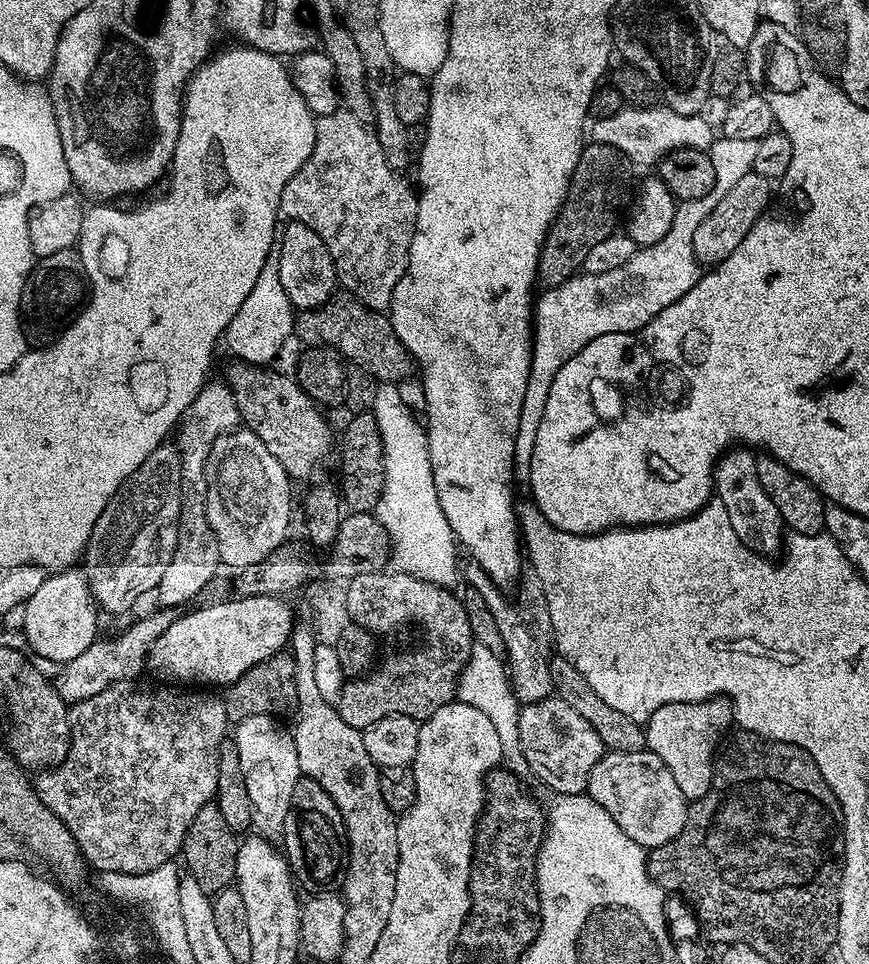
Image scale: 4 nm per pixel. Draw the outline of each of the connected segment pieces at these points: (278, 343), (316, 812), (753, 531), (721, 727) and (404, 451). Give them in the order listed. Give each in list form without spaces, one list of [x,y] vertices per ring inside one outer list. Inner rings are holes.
[[[270,262],[262,266],[262,274],[258,274],[258,282],[254,282],[254,290],[246,302],[234,314],[226,333],[228,348],[233,352],[233,357],[246,364],[258,364],[268,366],[273,363],[272,359],[279,354],[287,342],[288,336],[294,332],[294,309],[290,298],[286,298],[286,290],[282,290],[282,282],[278,274],[278,266]]]
[[[302,778],[294,786],[291,812],[285,820],[282,851],[301,889],[309,888],[309,893],[319,894],[339,889],[343,885],[344,875],[348,872],[348,835],[344,829],[342,814],[338,806],[334,806],[334,798],[330,798],[330,794],[326,794],[326,790],[318,786],[318,782]]]
[[[736,446],[723,453],[716,461],[714,496],[715,499],[722,502],[722,506],[726,506],[726,515],[730,517],[730,526],[734,526],[734,534],[738,534],[738,538],[747,548],[752,552],[759,552],[761,556],[771,557],[773,554],[779,553],[785,543],[786,525],[784,519],[778,514],[778,506],[774,506],[774,502],[770,502],[770,494],[766,494],[766,490],[762,490],[762,482],[758,482],[756,458],[757,453],[746,446]]]
[[[727,699],[670,702],[666,706],[658,706],[658,710],[648,716],[643,725],[644,742],[647,751],[658,754],[658,758],[666,762],[666,770],[670,770],[670,774],[674,774],[674,782],[678,782],[678,790],[682,790],[682,794],[691,802],[702,798],[702,794],[710,790],[714,757],[725,739],[724,731],[733,724]]]
[[[384,382],[377,387],[376,397],[370,410],[378,422],[384,451],[384,493],[380,496],[374,514],[382,522],[390,541],[391,567],[419,580],[437,584],[440,588],[455,589],[458,545],[456,536],[450,530],[450,522],[446,522],[446,514],[442,514],[442,506],[438,502],[438,490],[434,490],[434,474],[430,466],[425,425],[421,417],[406,402],[402,402],[402,394],[398,394],[396,384],[392,382]]]

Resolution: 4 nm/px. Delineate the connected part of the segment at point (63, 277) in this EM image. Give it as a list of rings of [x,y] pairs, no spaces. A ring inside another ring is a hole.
[[[76,248],[58,250],[58,254],[39,257],[28,274],[28,281],[24,283],[22,312],[27,320],[23,325],[27,343],[32,348],[53,344],[57,336],[61,336],[65,328],[79,316],[89,299],[90,281]]]

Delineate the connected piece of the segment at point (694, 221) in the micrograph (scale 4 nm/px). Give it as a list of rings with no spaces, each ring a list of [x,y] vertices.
[[[716,138],[707,150],[714,170],[714,186],[710,194],[677,203],[674,222],[670,230],[658,242],[637,247],[635,254],[621,268],[605,272],[586,272],[572,276],[566,282],[549,287],[544,297],[534,304],[534,337],[532,340],[532,366],[526,382],[526,398],[522,402],[522,414],[516,435],[517,481],[527,481],[530,462],[536,445],[538,426],[542,422],[542,410],[546,410],[546,398],[550,398],[550,386],[558,378],[558,370],[578,354],[594,338],[602,334],[639,332],[666,306],[678,302],[686,290],[696,285],[702,275],[702,265],[694,254],[694,234],[698,226],[718,206],[718,202],[747,172],[753,171],[758,157],[759,140],[729,140]]]

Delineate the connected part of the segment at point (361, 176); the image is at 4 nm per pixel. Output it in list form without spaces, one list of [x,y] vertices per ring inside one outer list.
[[[338,110],[322,116],[316,122],[316,141],[310,158],[286,182],[280,199],[281,213],[289,221],[310,226],[326,242],[330,258],[336,267],[336,278],[341,289],[361,300],[373,312],[387,313],[392,306],[394,286],[406,274],[410,258],[410,242],[416,233],[418,192],[403,180],[401,173],[390,166],[378,142],[375,131],[353,112]]]

